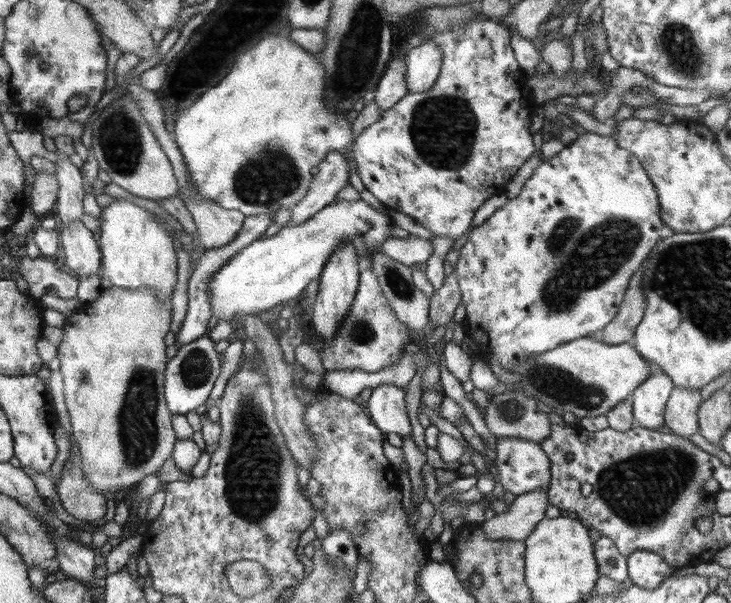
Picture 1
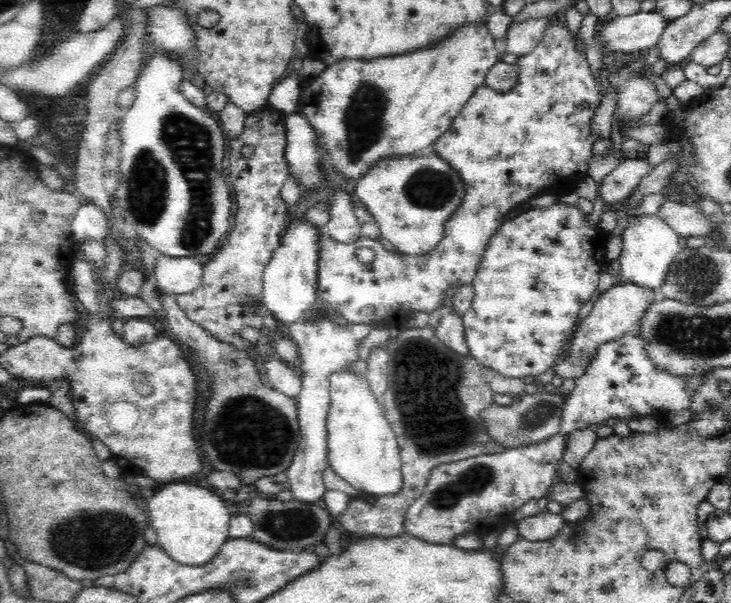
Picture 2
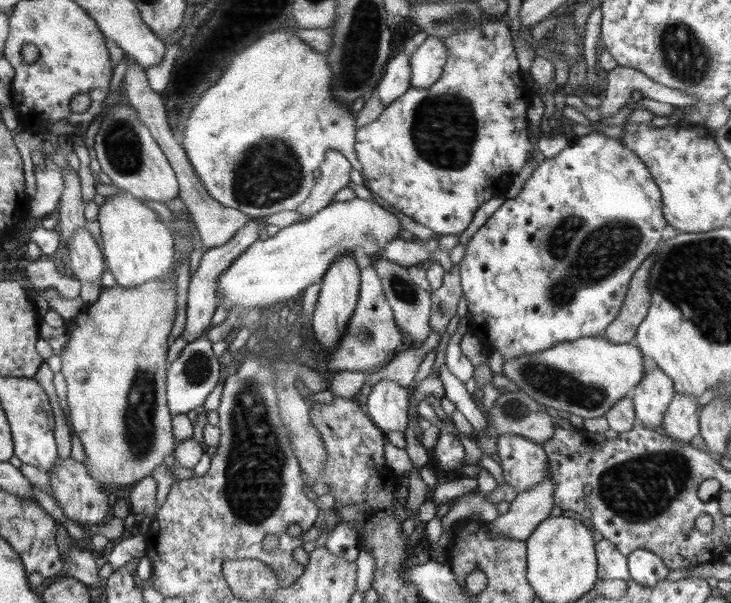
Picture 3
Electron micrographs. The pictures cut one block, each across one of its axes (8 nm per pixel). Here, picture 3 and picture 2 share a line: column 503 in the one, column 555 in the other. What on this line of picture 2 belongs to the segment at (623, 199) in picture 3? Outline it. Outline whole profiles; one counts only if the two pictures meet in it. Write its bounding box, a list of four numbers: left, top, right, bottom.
[461,202,608,378]

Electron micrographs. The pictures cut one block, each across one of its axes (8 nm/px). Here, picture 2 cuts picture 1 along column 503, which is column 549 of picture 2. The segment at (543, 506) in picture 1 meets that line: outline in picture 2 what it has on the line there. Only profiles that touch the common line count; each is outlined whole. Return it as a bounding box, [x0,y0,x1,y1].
[515,512,566,540]

